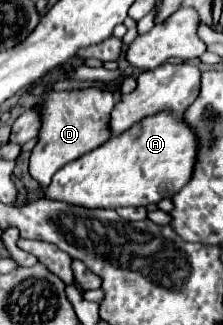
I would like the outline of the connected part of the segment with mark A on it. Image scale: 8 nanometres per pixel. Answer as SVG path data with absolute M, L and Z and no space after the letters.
M155 114L141 126L127 130L127 134L113 136L103 146L63 166L43 190L43 198L89 210L157 204L161 198L177 194L189 182L195 150L195 134L183 126L181 116Z

